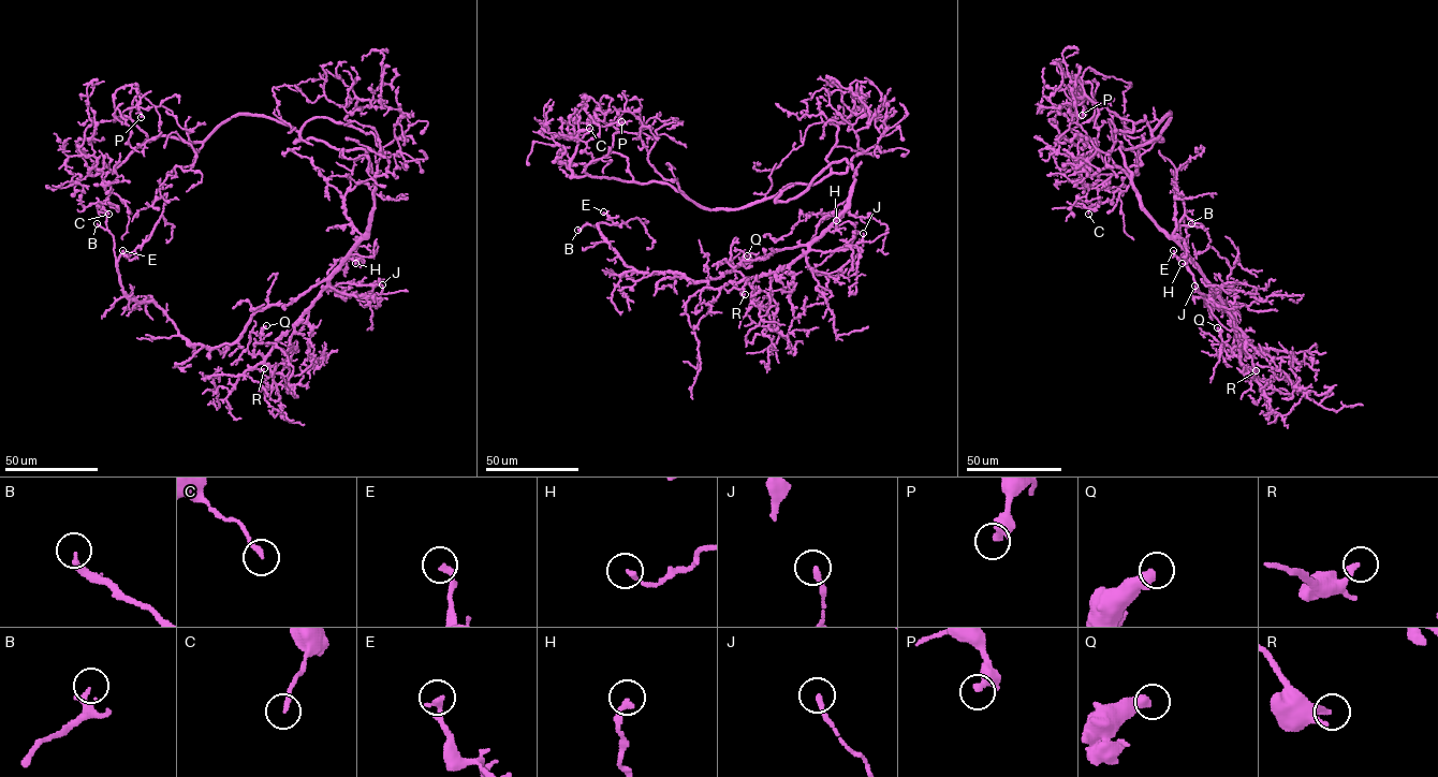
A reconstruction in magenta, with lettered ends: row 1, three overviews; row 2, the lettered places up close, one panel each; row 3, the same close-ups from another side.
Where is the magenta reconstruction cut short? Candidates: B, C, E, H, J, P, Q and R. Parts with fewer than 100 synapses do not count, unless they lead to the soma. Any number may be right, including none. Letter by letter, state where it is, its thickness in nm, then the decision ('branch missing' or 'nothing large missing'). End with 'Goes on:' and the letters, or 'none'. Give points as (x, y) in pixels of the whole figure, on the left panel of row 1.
B: at (97, 223); 240 nm thick; nothing large missing
C: at (108, 214); 200 nm thick; nothing large missing
E: at (122, 250); 280 nm thick; nothing large missing
H: at (355, 263); 220 nm thick; nothing large missing
J: at (382, 284); 200 nm thick; nothing large missing
P: at (141, 117); 400 nm thick; nothing large missing
Q: at (266, 325); 440 nm thick; nothing large missing
R: at (264, 368); 220 nm thick; nothing large missing
Goes on: none

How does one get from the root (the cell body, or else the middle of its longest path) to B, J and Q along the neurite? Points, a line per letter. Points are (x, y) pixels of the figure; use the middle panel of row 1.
B: (854, 176), (848, 207), (821, 236), (699, 282), (680, 274), (640, 273), (624, 263), (596, 225), (577, 230)
J: (854, 176), (848, 205), (810, 245), (810, 249), (826, 252), (852, 249), (863, 242), (863, 233)
Q: (854, 176), (848, 205), (795, 261), (775, 272), (746, 278), (734, 270), (747, 255)

